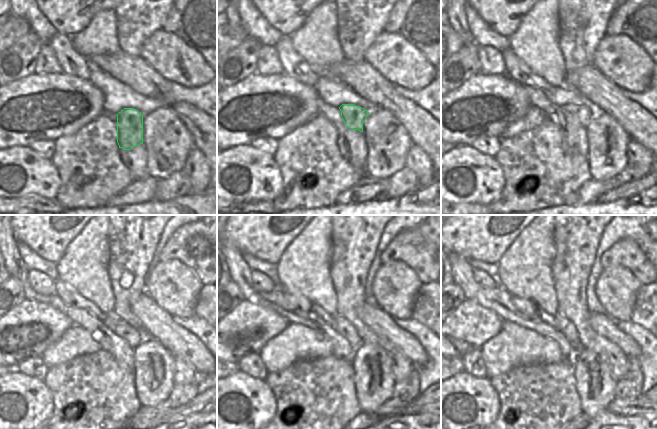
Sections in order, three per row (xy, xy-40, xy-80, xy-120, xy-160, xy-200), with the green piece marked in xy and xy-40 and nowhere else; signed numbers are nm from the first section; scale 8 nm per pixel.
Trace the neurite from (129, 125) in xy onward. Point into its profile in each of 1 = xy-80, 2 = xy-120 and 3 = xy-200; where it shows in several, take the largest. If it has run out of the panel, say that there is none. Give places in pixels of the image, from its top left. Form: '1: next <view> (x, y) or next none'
1: next xy-80 (583, 114)
2: next xy-120 (133, 337)
3: next xy-200 (564, 325)

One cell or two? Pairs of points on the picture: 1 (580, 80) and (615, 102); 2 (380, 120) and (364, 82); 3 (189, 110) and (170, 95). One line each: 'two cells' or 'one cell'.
1: one cell
2: two cells
3: two cells

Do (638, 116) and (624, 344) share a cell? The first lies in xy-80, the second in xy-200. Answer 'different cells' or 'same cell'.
same cell

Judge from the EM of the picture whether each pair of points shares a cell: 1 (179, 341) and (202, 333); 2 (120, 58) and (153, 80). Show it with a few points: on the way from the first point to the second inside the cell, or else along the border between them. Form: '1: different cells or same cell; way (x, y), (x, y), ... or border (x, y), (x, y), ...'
1: different cells; border (175, 322), (190, 331), (206, 347)
2: same cell; way (128, 66), (145, 80)

